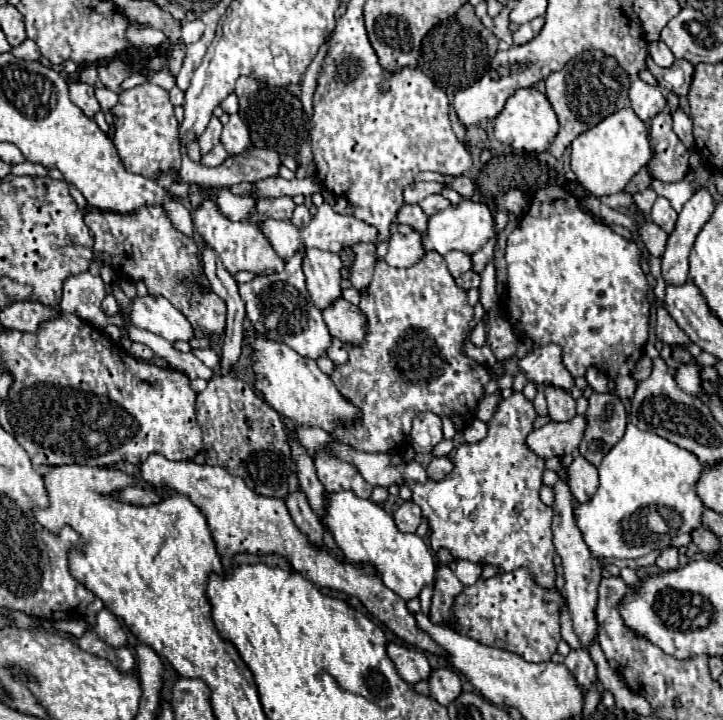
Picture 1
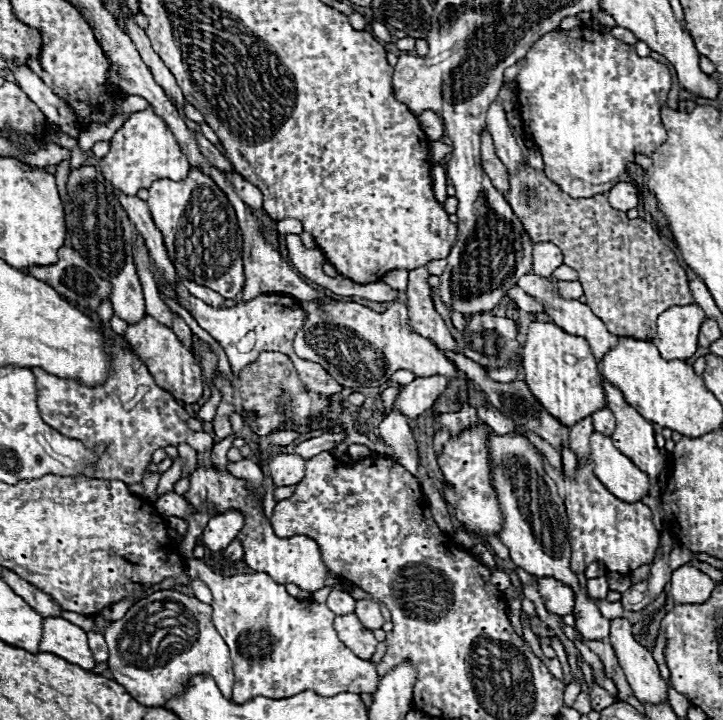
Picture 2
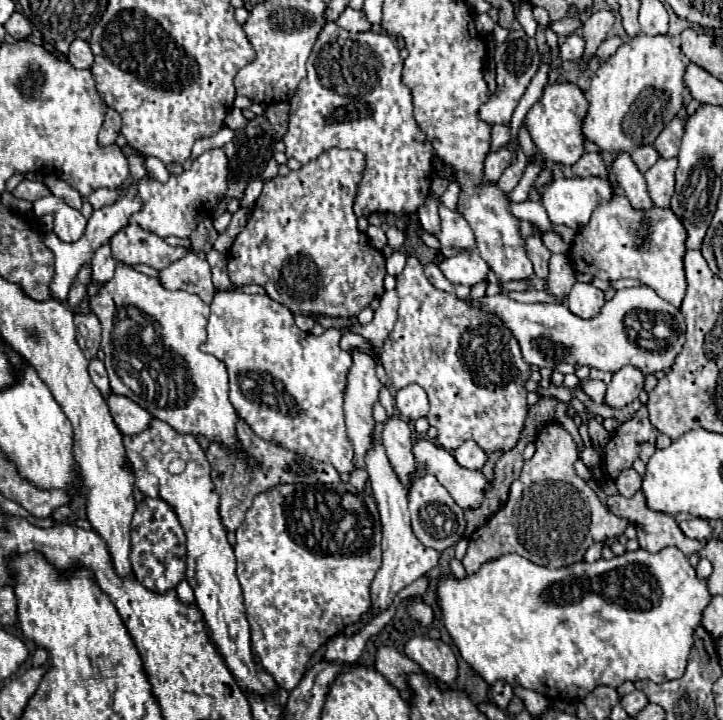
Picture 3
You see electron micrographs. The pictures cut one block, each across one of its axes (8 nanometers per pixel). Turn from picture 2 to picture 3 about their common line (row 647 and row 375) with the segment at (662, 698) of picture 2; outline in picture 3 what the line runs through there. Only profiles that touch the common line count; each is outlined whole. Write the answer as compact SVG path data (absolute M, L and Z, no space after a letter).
M634 366L620 368L618 372L614 372L608 384L604 404L608 404L610 408L624 408L628 402L638 398L642 388L644 388L644 374L638 372L638 368Z

